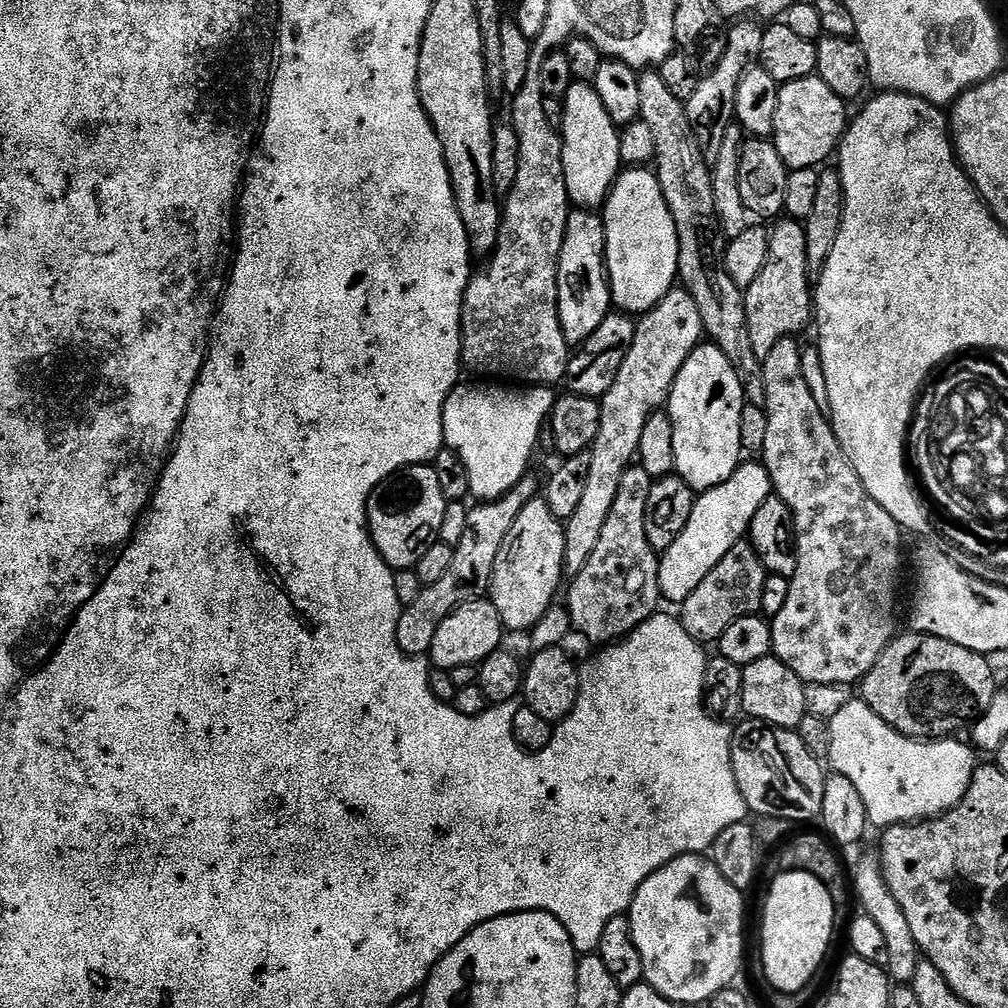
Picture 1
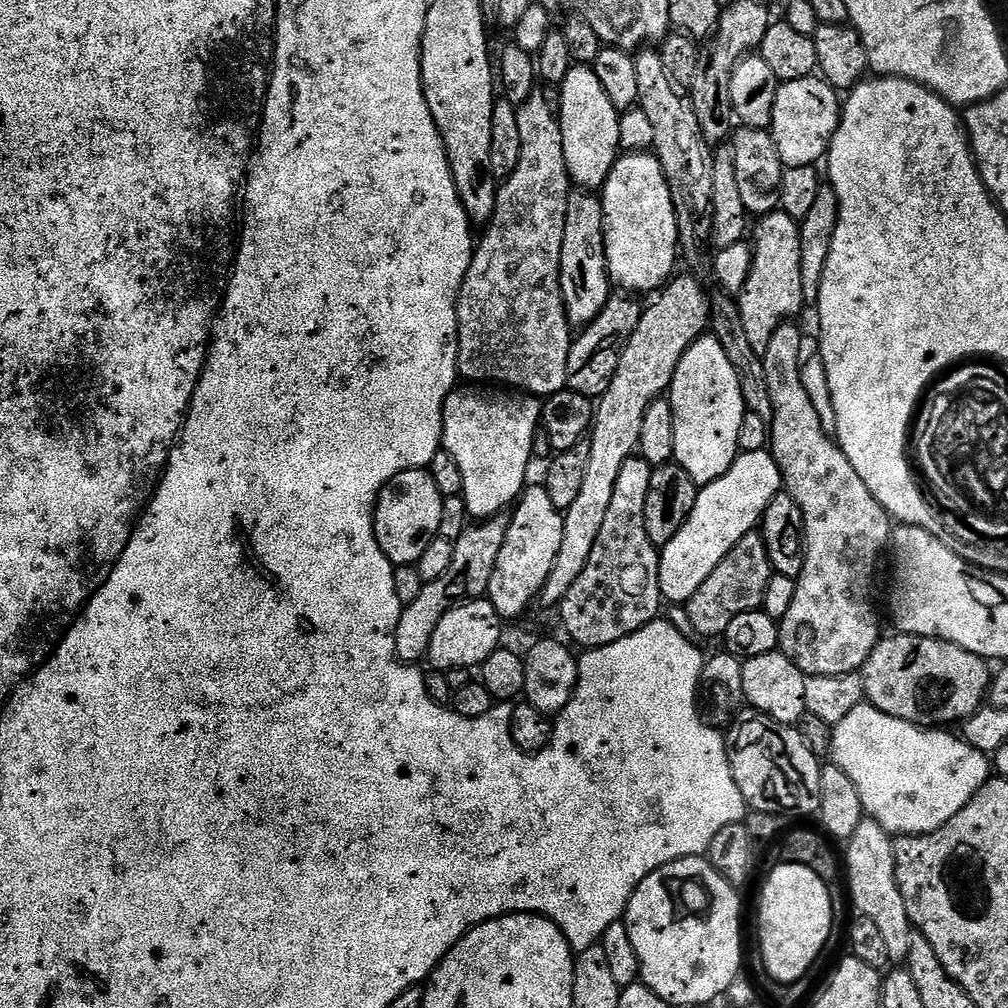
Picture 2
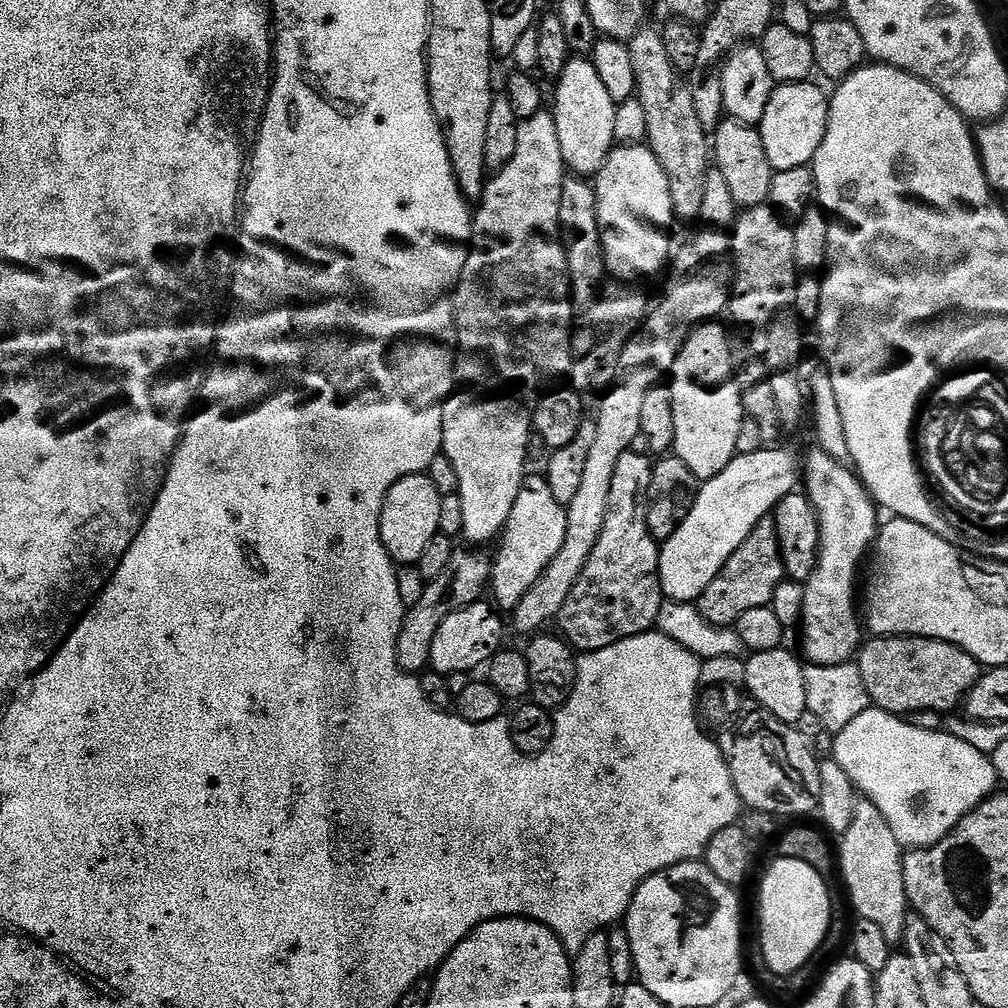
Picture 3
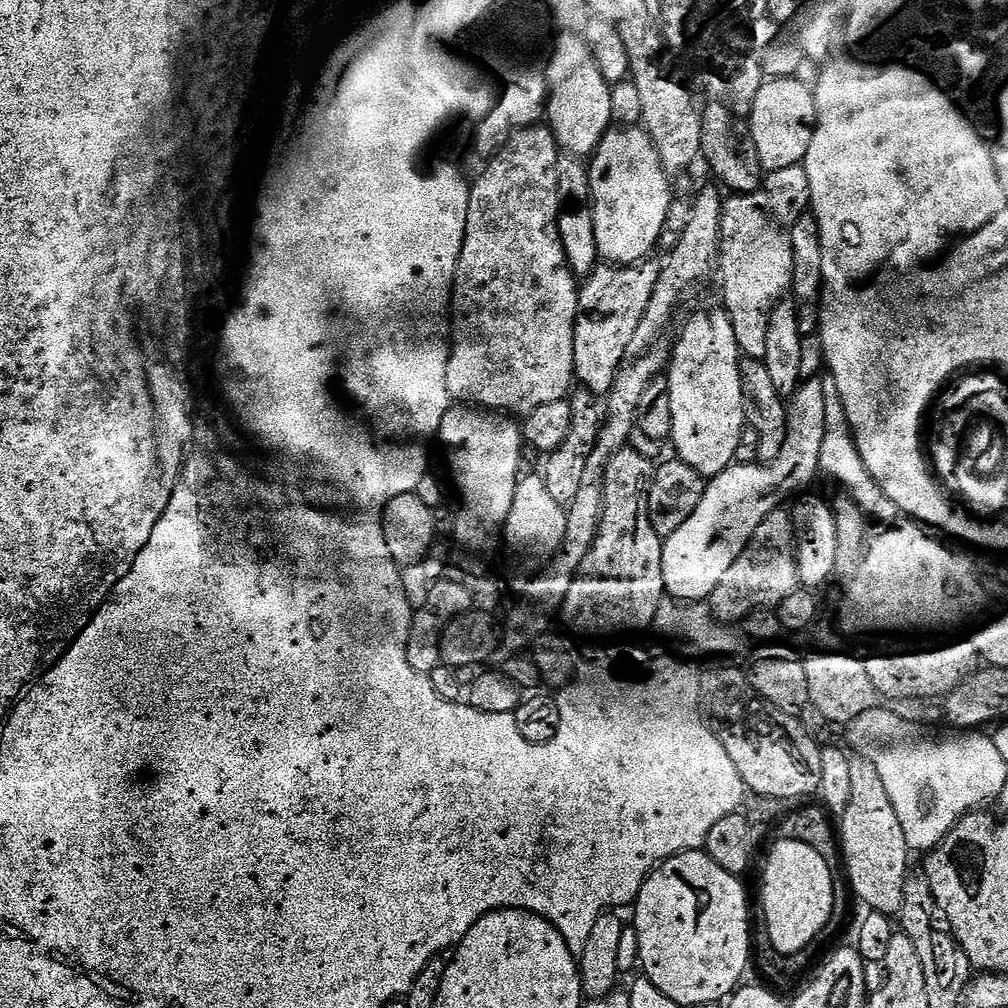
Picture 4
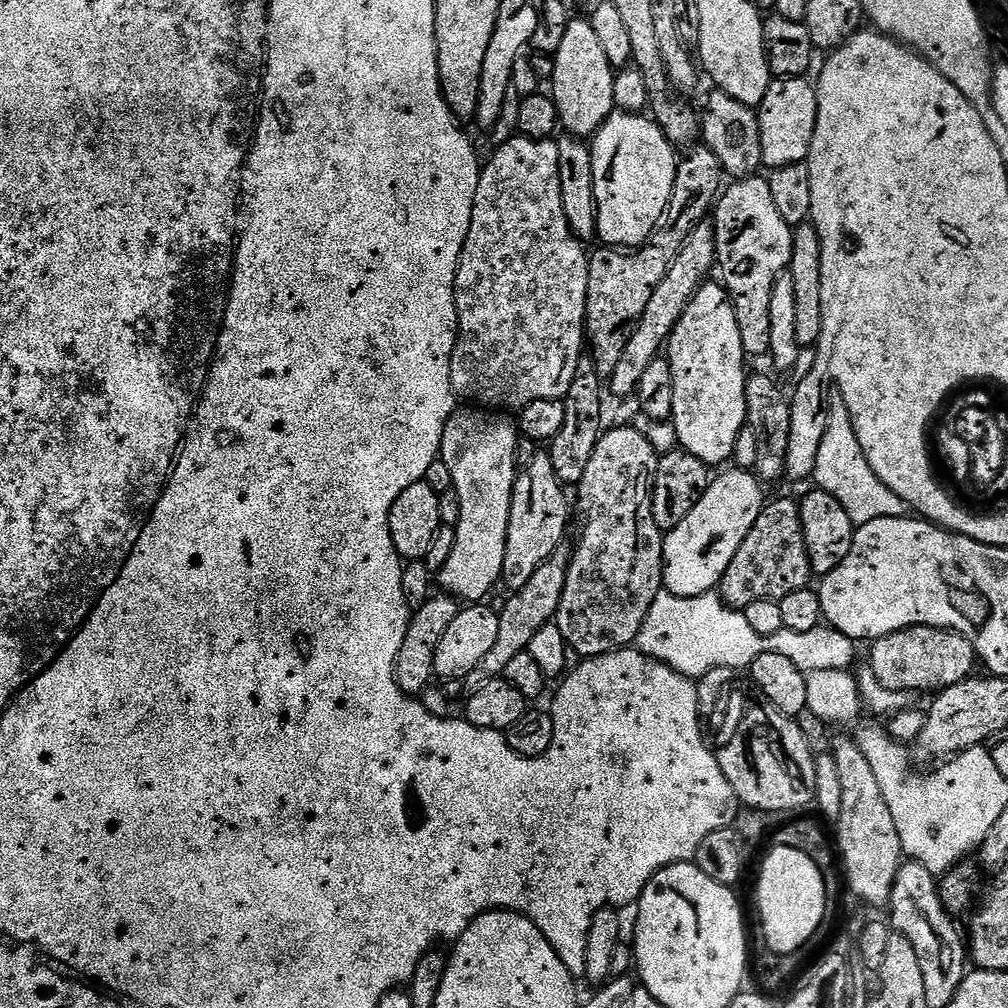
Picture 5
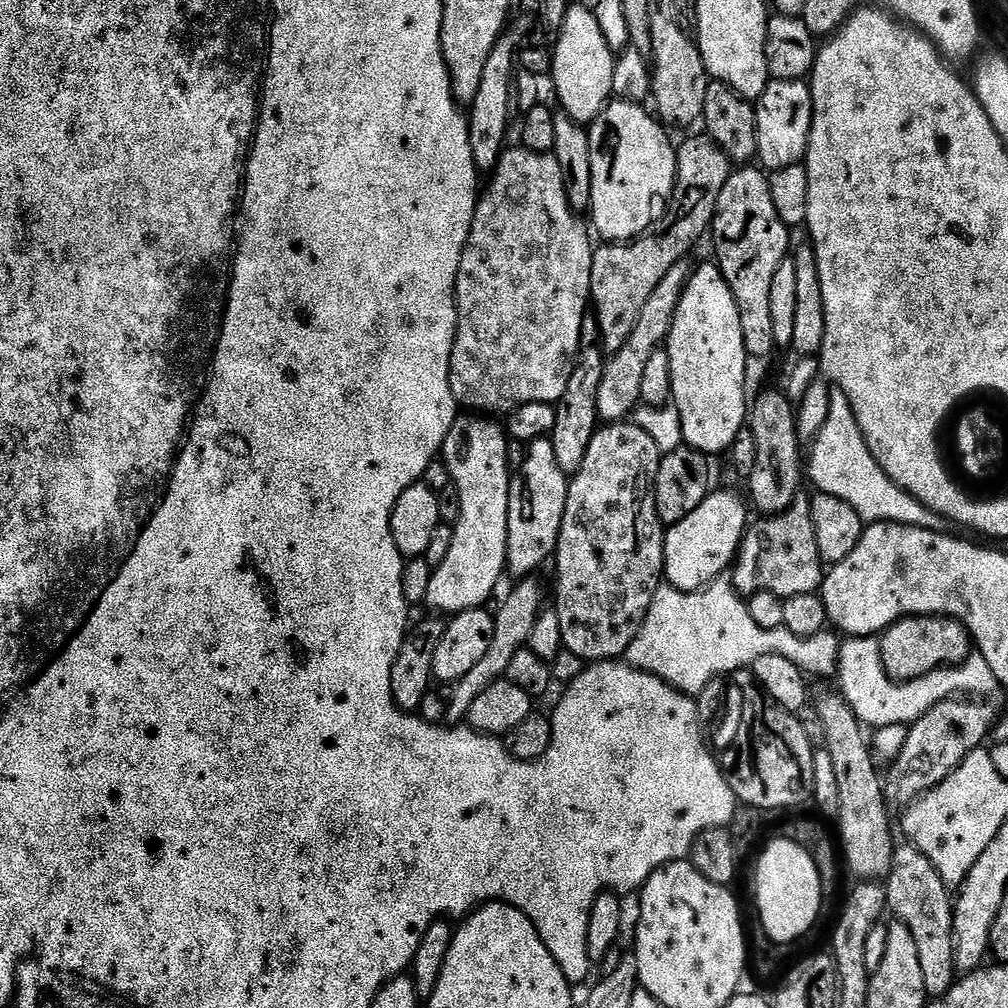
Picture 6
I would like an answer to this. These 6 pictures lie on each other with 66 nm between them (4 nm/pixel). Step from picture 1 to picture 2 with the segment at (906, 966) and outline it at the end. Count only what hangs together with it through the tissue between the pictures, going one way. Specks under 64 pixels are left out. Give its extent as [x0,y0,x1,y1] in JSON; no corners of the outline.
[846,818,914,965]

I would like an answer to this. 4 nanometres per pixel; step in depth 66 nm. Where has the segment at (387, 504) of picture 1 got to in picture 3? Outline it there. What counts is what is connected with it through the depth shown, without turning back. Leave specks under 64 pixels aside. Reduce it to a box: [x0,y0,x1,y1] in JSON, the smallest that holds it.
[380,474,442,565]

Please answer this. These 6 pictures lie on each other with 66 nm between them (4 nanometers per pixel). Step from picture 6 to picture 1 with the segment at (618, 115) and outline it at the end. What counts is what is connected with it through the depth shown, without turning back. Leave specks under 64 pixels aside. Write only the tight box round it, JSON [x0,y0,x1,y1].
[602,166,678,314]

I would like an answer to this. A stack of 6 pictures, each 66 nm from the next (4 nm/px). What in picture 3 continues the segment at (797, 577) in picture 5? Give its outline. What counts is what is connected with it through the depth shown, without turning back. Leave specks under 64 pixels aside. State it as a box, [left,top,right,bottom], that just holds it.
[700,515,786,630]

